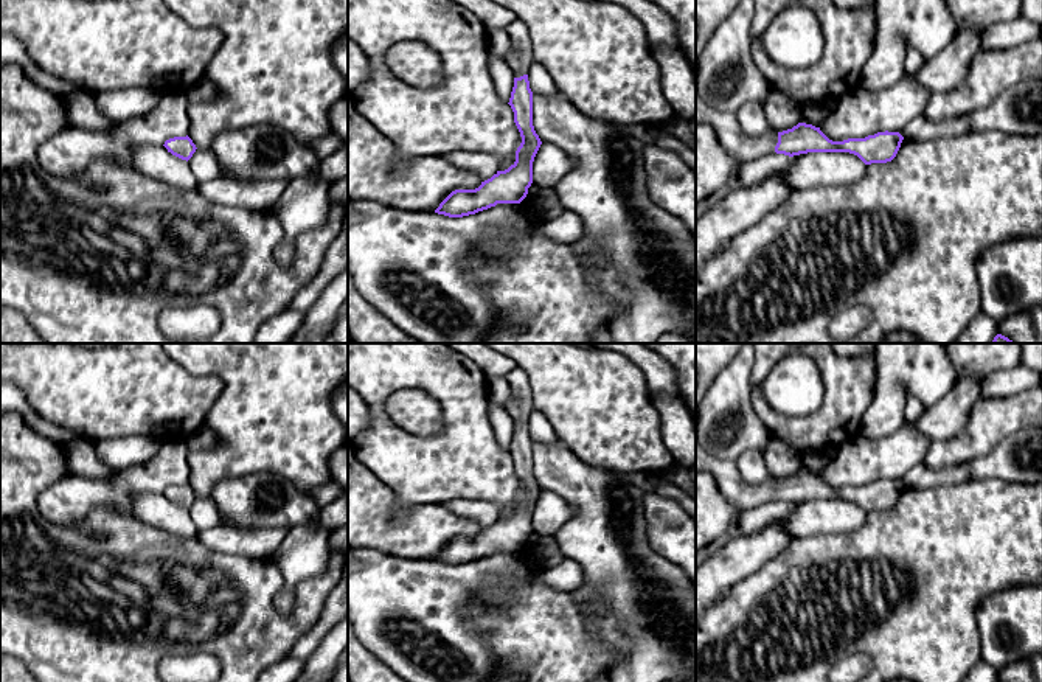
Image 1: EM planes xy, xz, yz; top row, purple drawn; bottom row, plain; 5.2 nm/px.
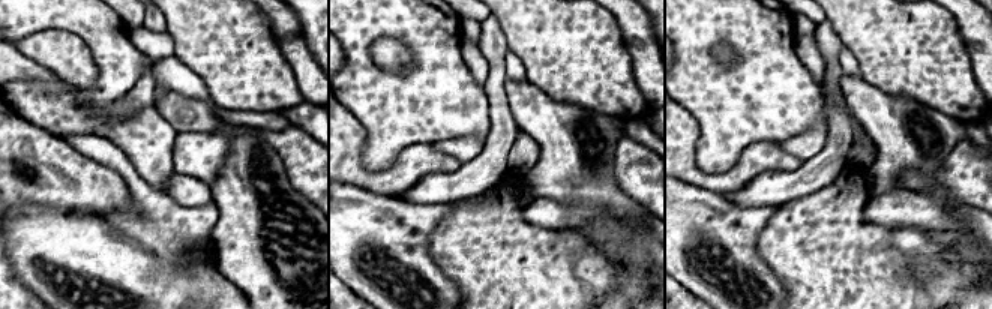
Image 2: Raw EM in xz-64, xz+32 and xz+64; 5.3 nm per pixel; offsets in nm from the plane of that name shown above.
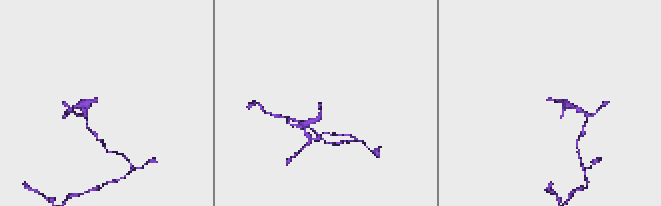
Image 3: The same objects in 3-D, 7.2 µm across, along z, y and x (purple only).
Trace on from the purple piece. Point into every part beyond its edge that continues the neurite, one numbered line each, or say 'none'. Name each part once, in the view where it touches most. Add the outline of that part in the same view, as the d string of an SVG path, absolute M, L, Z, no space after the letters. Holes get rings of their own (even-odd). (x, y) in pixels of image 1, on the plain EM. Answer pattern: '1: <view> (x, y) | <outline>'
1: yz (744, 496) | M696 407L696 472L711 472L722 492L735 503L738 513L756 508L762 503L775 502L778 480L767 478L759 485L749 485L741 480L735 463L717 460L705 452L697 438L699 407Z

